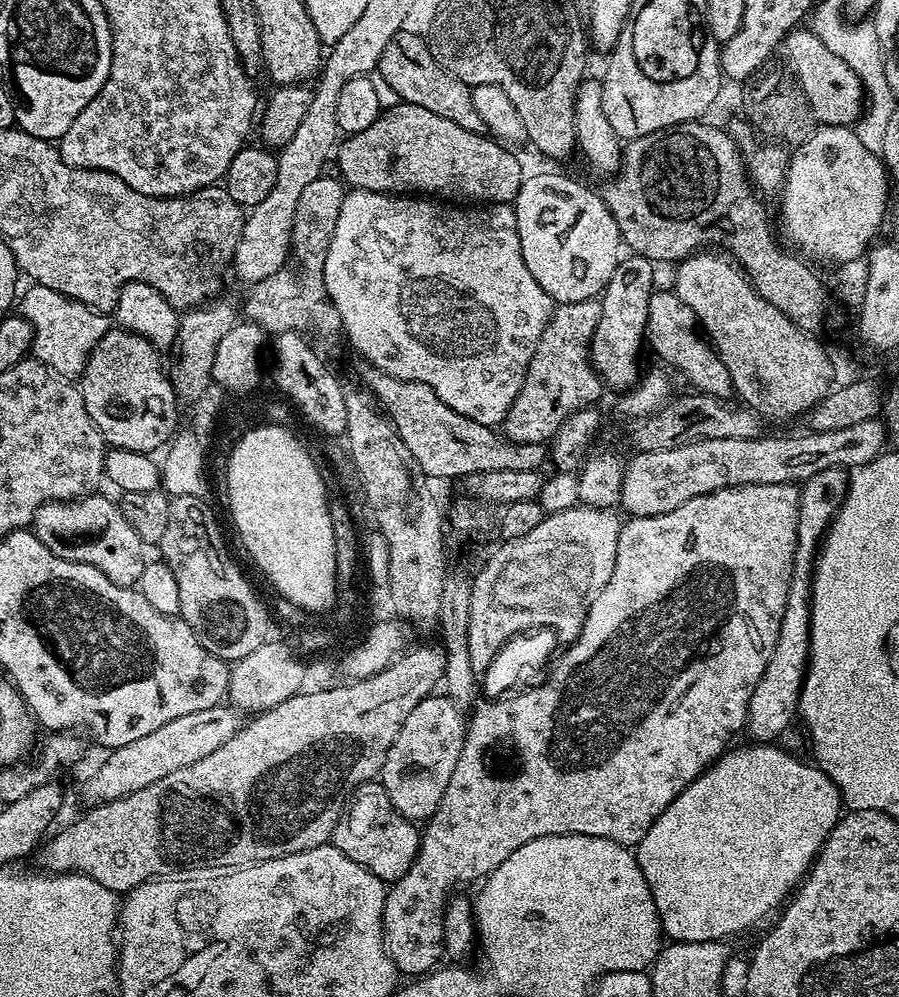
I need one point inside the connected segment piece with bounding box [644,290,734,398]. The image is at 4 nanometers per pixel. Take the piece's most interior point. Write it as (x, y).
(671, 326)

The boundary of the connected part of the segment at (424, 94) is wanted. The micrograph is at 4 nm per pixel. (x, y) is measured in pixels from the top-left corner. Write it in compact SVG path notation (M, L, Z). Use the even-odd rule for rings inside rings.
M402 30L397 36L390 38L390 44L386 46L386 50L382 50L382 58L376 64L376 72L389 84L390 90L394 90L397 101L422 106L447 118L449 122L462 126L462 130L483 133L484 123L474 107L473 85L442 70L442 66L434 62L434 54L428 48L427 39L408 31Z

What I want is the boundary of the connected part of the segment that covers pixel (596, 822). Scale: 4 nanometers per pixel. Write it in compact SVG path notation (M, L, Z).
M747 484L690 498L690 502L682 502L678 510L670 510L666 514L634 516L621 523L614 574L610 574L610 582L602 586L602 594L594 598L594 606L590 606L576 641L563 649L564 657L562 652L548 675L533 688L488 702L492 704L477 703L471 709L472 720L470 716L466 724L461 756L450 775L440 805L423 825L420 848L416 851L414 862L410 870L406 870L406 874L402 874L402 878L387 889L384 897L384 948L397 973L404 975L405 972L408 978L419 978L441 963L440 958L445 955L444 914L451 888L468 884L471 880L483 881L492 875L494 869L502 866L502 862L506 862L518 846L526 846L526 842L534 842L534 838L597 836L625 846L639 844L662 810L666 810L666 806L670 806L670 802L674 802L674 798L678 798L690 782L697 780L713 760L724 755L733 743L732 735L745 731L750 694L754 694L754 686L758 686L758 678L762 678L762 670L766 670L766 662L770 662L770 654L774 654L778 628L782 626L782 614L786 611L786 596L794 566L799 501L800 490L796 484Z

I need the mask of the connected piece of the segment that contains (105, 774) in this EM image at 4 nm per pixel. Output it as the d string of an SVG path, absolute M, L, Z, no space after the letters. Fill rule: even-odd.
M231 706L182 714L182 718L166 722L166 726L158 726L154 734L145 734L125 748L109 751L108 761L85 782L84 796L92 806L126 798L126 794L134 794L134 790L142 790L142 786L150 786L150 782L158 782L158 778L166 778L166 774L174 774L174 770L182 770L182 766L190 766L214 754L214 750L230 742L230 738L234 738L241 727L241 713Z

